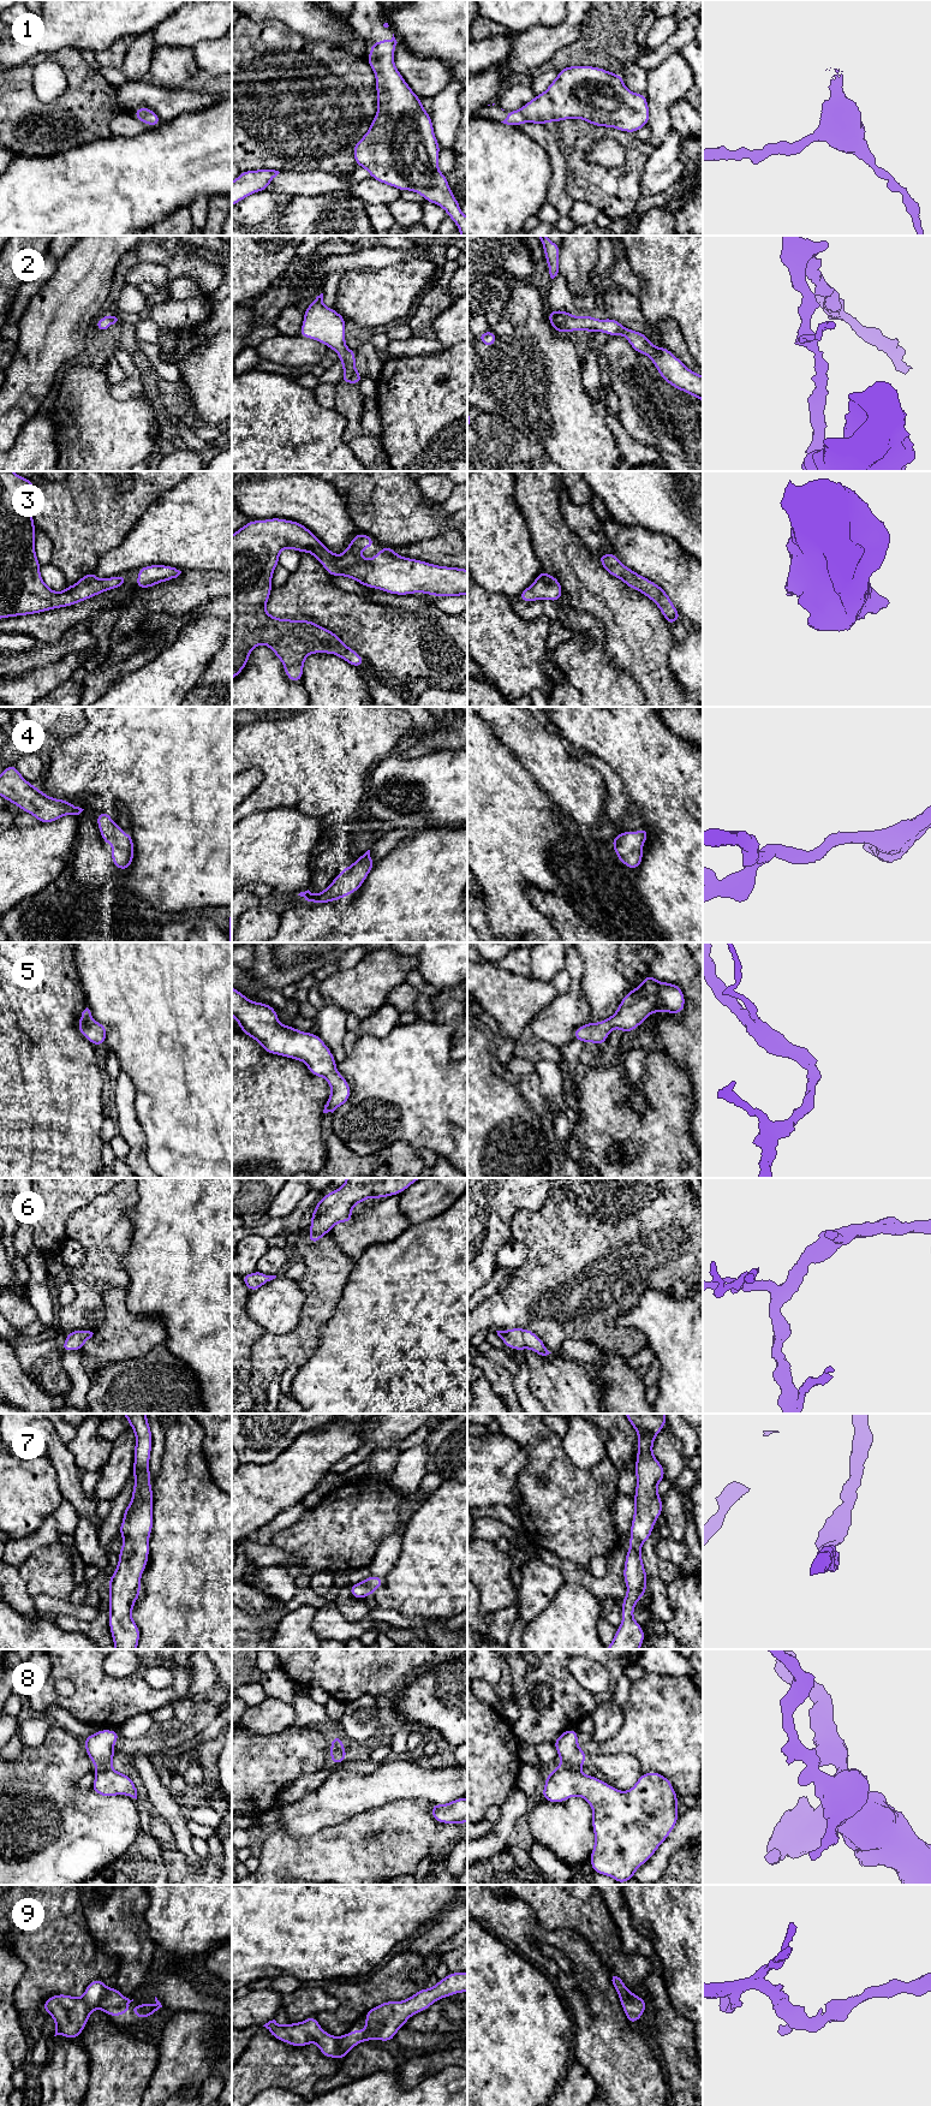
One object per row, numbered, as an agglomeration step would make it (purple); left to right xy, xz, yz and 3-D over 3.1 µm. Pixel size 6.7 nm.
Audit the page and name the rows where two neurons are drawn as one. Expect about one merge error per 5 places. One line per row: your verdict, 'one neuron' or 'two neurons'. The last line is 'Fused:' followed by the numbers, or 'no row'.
1: one neuron
2: one neuron
3: one neuron
4: one neuron
5: one neuron
6: one neuron
7: one neuron
8: two neurons
9: one neuron
Fused: 8

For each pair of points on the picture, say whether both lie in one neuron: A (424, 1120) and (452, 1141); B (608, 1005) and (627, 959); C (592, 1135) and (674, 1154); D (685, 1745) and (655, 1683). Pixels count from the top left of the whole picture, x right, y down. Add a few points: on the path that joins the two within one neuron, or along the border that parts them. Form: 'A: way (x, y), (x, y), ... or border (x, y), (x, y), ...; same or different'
A: way (431, 1120), (445, 1134); same
B: border (618, 955), (618, 970), (632, 989); different
C: way (613, 1132), (654, 1134); same
D: way (675, 1730), (668, 1723), (655, 1699); same

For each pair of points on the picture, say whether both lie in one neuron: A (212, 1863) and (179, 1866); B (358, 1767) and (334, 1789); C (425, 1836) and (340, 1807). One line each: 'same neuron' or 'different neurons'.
A: same neuron
B: different neurons
C: different neurons

